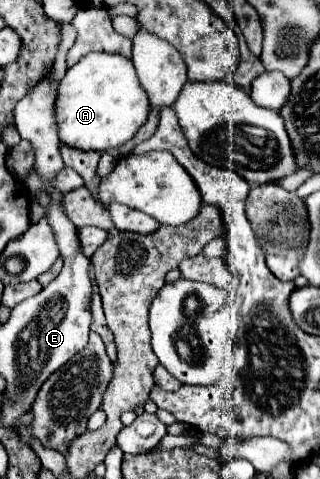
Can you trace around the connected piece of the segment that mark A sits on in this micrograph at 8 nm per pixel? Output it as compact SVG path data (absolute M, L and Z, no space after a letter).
M89 53L67 69L59 85L57 125L59 141L83 151L121 147L147 121L151 111L147 91L137 79L133 61L117 53Z

